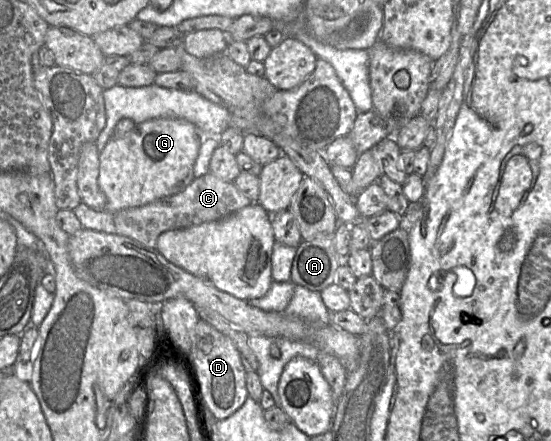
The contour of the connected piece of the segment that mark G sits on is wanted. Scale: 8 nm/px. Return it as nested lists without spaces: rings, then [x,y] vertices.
[[[158,118],[148,120],[144,123],[137,124],[135,129],[123,138],[111,139],[100,153],[100,169],[98,177],[99,187],[107,197],[106,211],[115,214],[123,209],[145,206],[157,200],[173,196],[185,190],[187,186],[190,185],[195,179],[194,165],[198,158],[200,147],[201,144],[199,143],[199,138],[197,136],[196,126],[193,123],[182,119]]]

